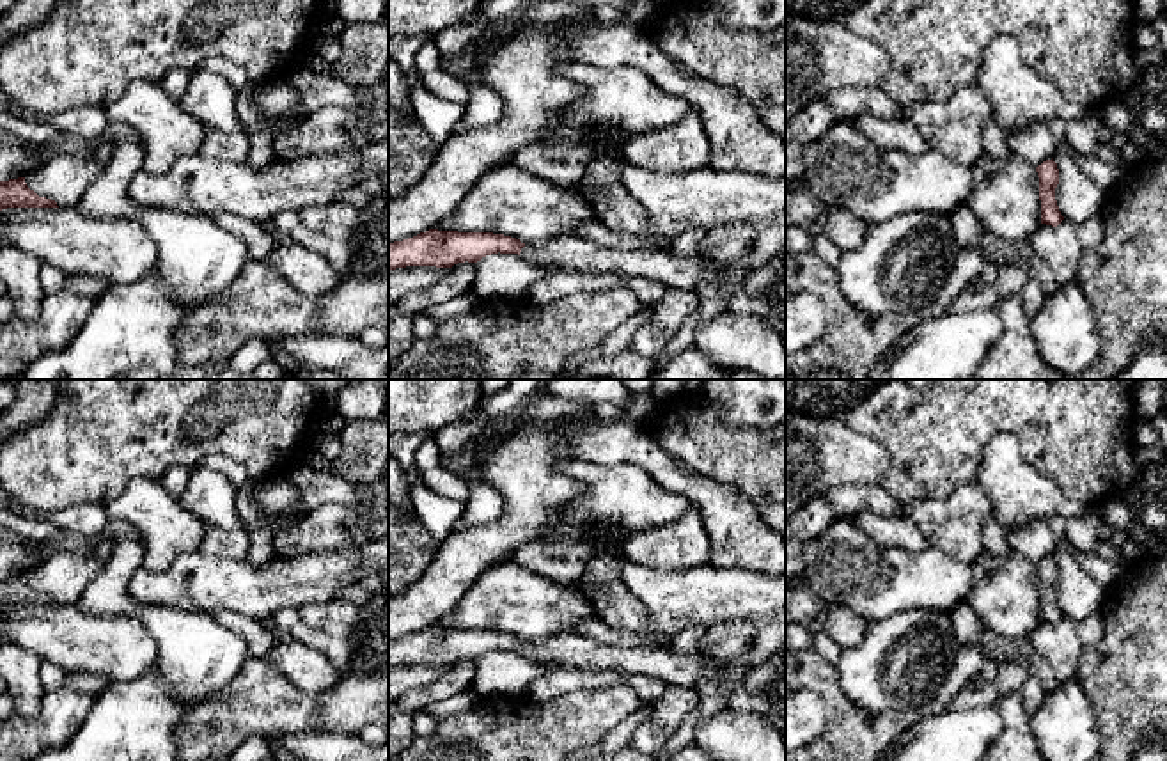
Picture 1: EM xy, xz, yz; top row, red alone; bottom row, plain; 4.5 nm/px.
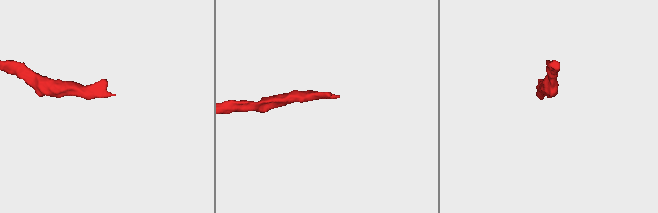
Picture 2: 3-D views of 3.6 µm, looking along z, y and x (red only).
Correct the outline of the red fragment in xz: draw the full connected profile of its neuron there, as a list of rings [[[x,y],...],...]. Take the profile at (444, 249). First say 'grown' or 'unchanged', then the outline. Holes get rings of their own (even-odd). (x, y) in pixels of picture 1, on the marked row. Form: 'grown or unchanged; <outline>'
grown; [[[429,229],[413,238],[388,243],[388,271],[406,266],[452,268],[458,263],[477,263],[498,252],[518,254],[548,273],[621,271],[683,291],[697,291],[711,264],[711,259],[702,255],[681,257],[674,250],[607,248],[576,234],[521,243],[493,232]]]

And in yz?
unchanged; [[[1053,158],[1046,160],[1036,167],[1036,172],[1039,177],[1041,224],[1057,227],[1064,220],[1055,200],[1055,188],[1059,184],[1057,163]]]

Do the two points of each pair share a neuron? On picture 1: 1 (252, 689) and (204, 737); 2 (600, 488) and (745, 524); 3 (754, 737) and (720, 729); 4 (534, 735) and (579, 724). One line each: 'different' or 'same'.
1: same
2: different
3: same
4: same

